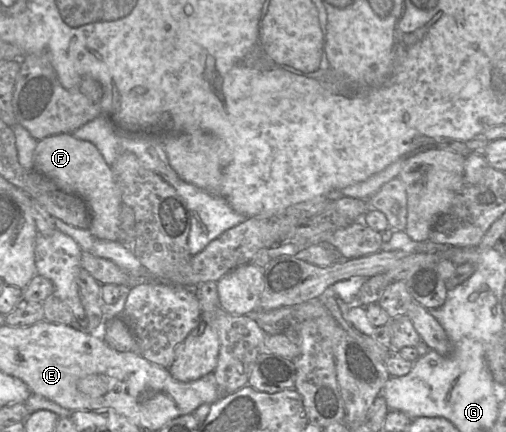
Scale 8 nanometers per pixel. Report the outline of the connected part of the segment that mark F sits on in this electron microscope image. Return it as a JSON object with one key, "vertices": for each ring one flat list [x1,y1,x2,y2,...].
{"vertices":[[58,134,39,140,34,151,34,169,50,179,65,193,79,196,87,204,91,223,89,232,97,239,122,242,120,211,121,192,111,167,94,144,79,140,72,134]]}

